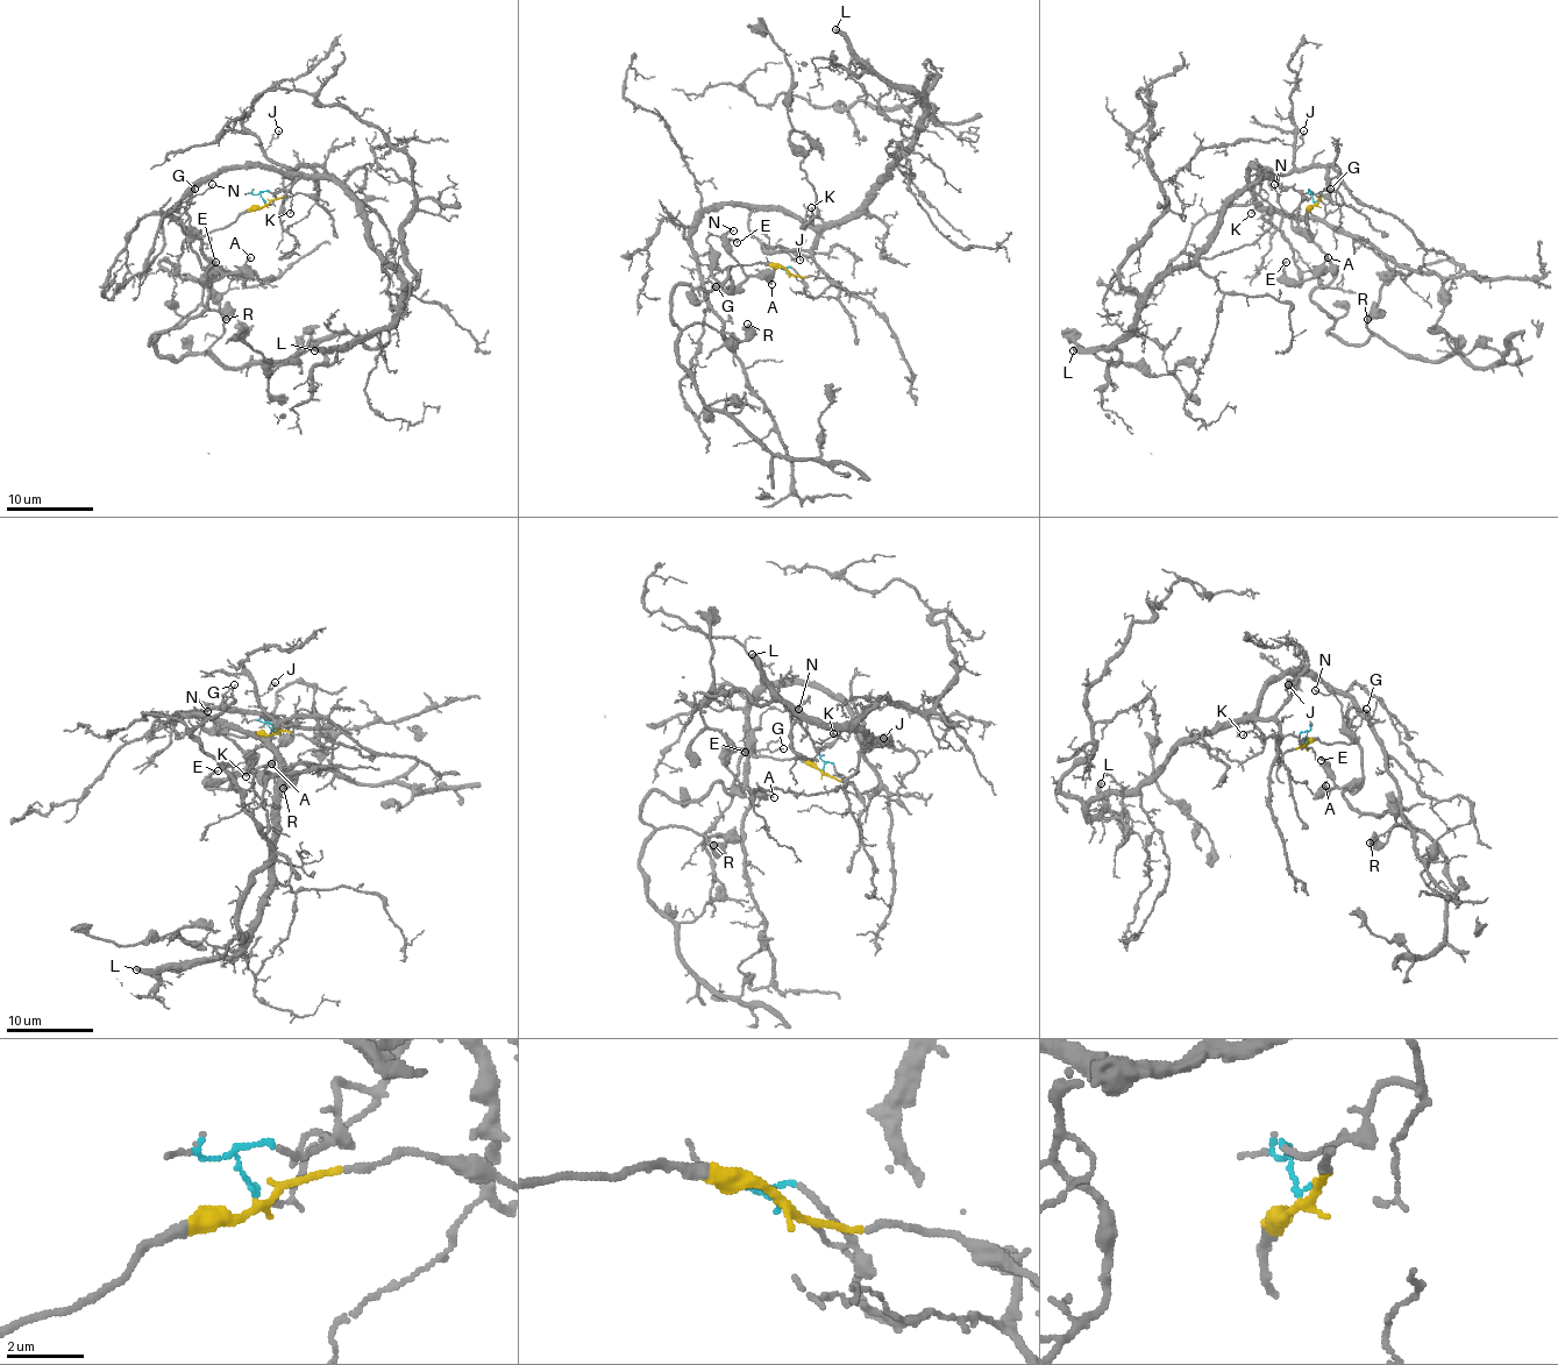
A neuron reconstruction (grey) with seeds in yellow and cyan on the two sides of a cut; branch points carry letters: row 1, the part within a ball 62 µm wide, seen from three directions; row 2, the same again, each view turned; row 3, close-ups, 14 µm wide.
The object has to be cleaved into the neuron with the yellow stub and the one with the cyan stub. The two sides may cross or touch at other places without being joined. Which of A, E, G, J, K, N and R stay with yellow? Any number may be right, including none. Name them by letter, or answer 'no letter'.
A, E, N, R

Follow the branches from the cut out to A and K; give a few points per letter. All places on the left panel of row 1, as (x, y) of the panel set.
A: (265, 204), (190, 244), (203, 267), (225, 272), (235, 272), (250, 257)
K: (265, 204), (265, 191), (278, 192), (283, 177), (308, 164), (292, 171), (300, 177), (290, 191), (290, 212)

